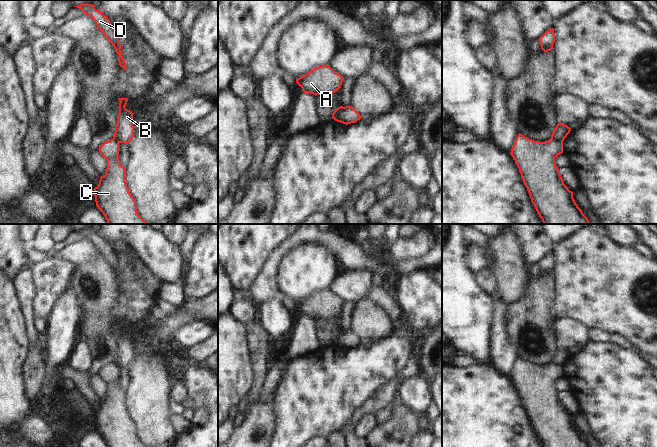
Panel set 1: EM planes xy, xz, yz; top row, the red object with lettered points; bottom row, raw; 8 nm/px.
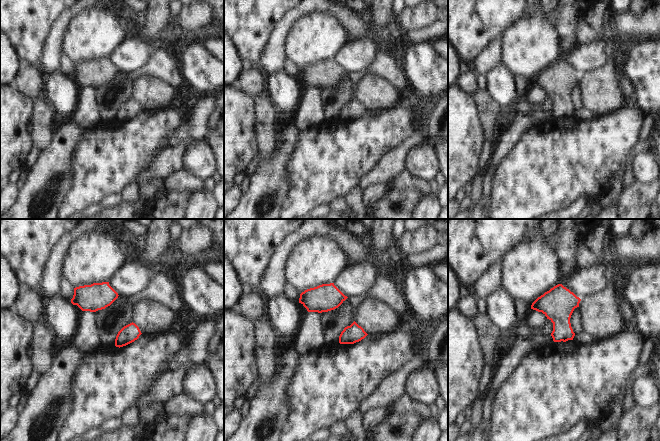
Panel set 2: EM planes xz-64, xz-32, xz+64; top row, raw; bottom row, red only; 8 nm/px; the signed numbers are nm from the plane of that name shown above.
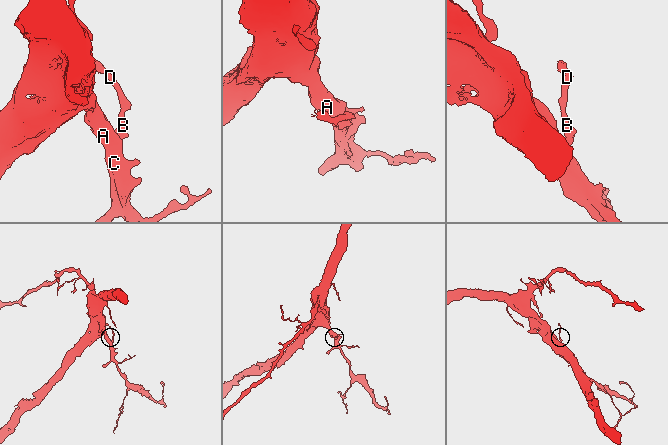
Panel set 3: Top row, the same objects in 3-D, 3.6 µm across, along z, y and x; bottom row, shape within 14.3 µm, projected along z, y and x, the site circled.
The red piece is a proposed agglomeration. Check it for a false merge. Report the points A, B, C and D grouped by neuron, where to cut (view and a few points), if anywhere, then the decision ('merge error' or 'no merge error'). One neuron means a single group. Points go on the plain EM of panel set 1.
A C / B D; cut in yz along (551, 362), (562, 367); merge error

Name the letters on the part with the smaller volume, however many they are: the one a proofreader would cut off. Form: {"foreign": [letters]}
{"foreign": ["B", "D"]}

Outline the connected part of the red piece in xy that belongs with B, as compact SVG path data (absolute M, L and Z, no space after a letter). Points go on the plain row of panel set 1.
M118 322L118 324L120 326L119 338L113 363L119 367L128 368L134 360L133 337L125 331L127 322Z

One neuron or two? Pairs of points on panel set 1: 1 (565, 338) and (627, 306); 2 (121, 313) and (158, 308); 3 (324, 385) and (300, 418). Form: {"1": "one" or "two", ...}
{"1": "two", "2": "two", "3": "one"}

